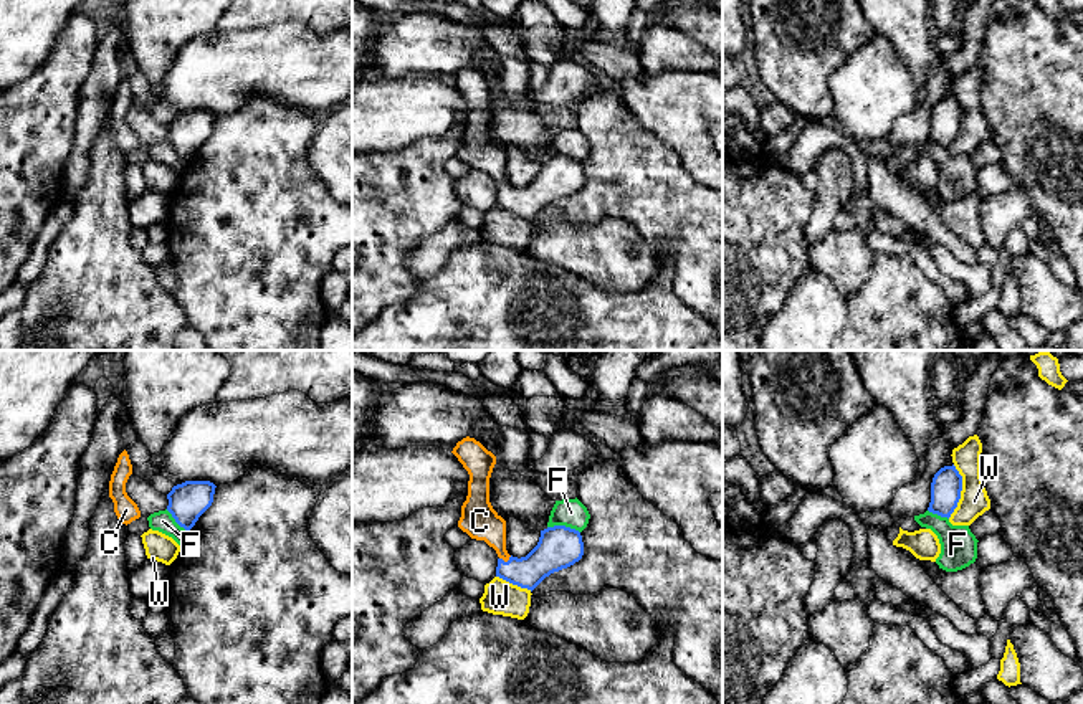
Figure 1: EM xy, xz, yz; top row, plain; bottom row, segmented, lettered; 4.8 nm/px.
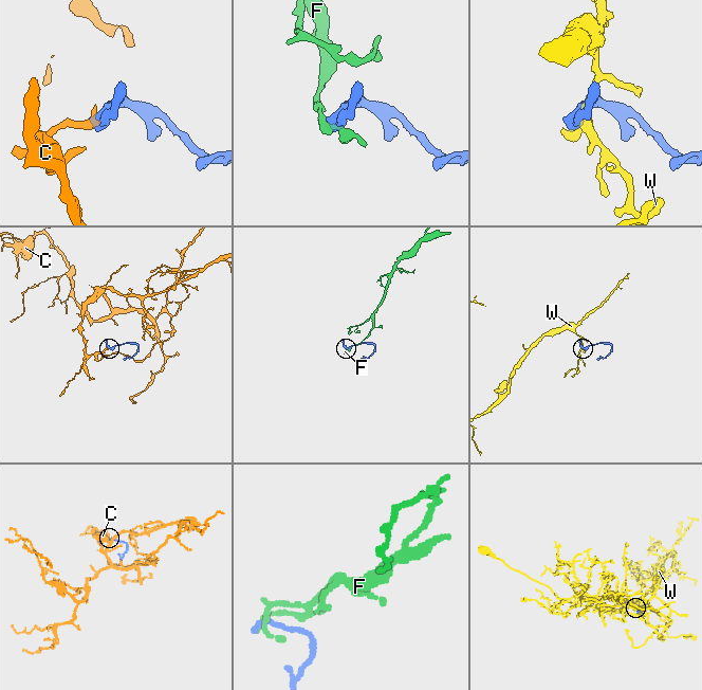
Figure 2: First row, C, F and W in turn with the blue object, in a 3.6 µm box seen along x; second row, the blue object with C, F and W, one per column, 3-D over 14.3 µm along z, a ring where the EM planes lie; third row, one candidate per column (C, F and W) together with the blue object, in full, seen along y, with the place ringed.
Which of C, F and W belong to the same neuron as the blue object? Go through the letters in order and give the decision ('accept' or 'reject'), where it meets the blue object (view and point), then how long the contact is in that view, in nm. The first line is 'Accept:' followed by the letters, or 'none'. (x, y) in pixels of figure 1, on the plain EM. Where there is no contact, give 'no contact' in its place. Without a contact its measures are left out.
Accept: C
C: accept | xz (503, 190) | 70 nm
F: reject | xz (564, 156) | 160 nm
W: reject | yz (961, 119) | 260 nm

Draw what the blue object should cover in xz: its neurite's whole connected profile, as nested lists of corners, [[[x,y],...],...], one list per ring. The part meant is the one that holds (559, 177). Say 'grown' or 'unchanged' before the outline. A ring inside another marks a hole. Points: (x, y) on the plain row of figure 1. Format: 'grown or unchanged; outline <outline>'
grown; outline [[[463,68],[451,81],[470,104],[468,126],[458,157],[471,169],[484,170],[498,183],[496,207],[534,220],[546,207],[579,192],[584,172],[579,160],[554,155],[541,160],[537,175],[526,187],[506,180],[506,150],[489,132],[489,107],[496,86],[475,68]]]

